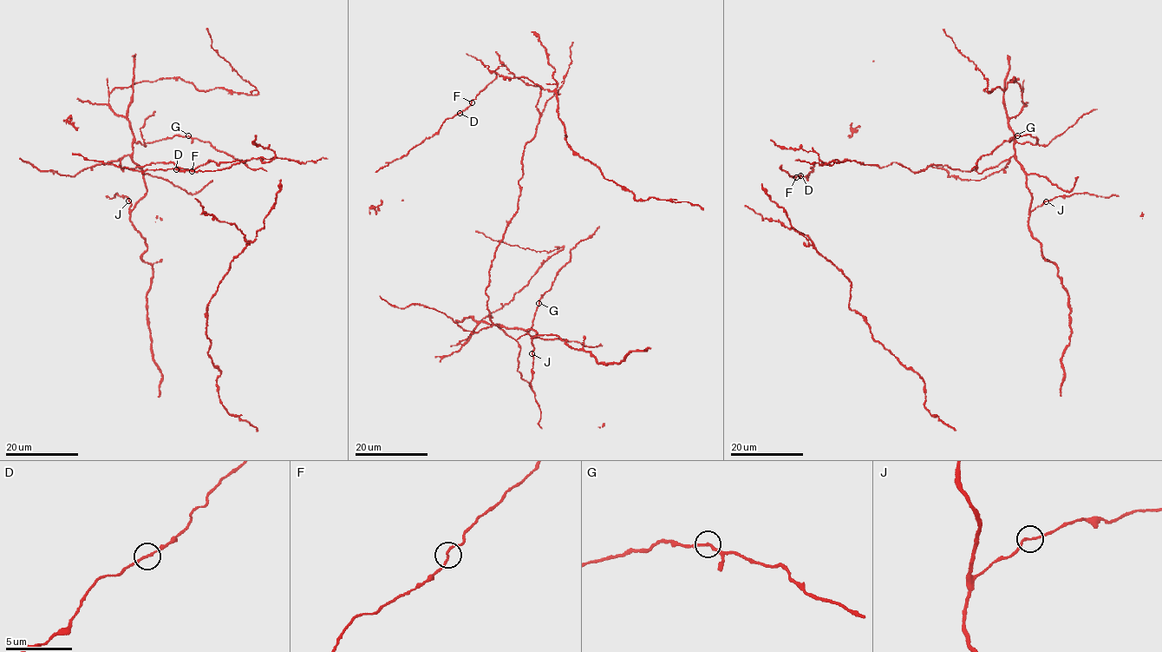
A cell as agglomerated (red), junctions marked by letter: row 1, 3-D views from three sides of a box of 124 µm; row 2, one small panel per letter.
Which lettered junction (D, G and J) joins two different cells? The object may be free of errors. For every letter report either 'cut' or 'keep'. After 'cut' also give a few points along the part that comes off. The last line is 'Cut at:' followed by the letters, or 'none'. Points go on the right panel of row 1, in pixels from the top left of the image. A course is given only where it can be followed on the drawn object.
D: keep
G: keep
J: keep
Cut at: none

